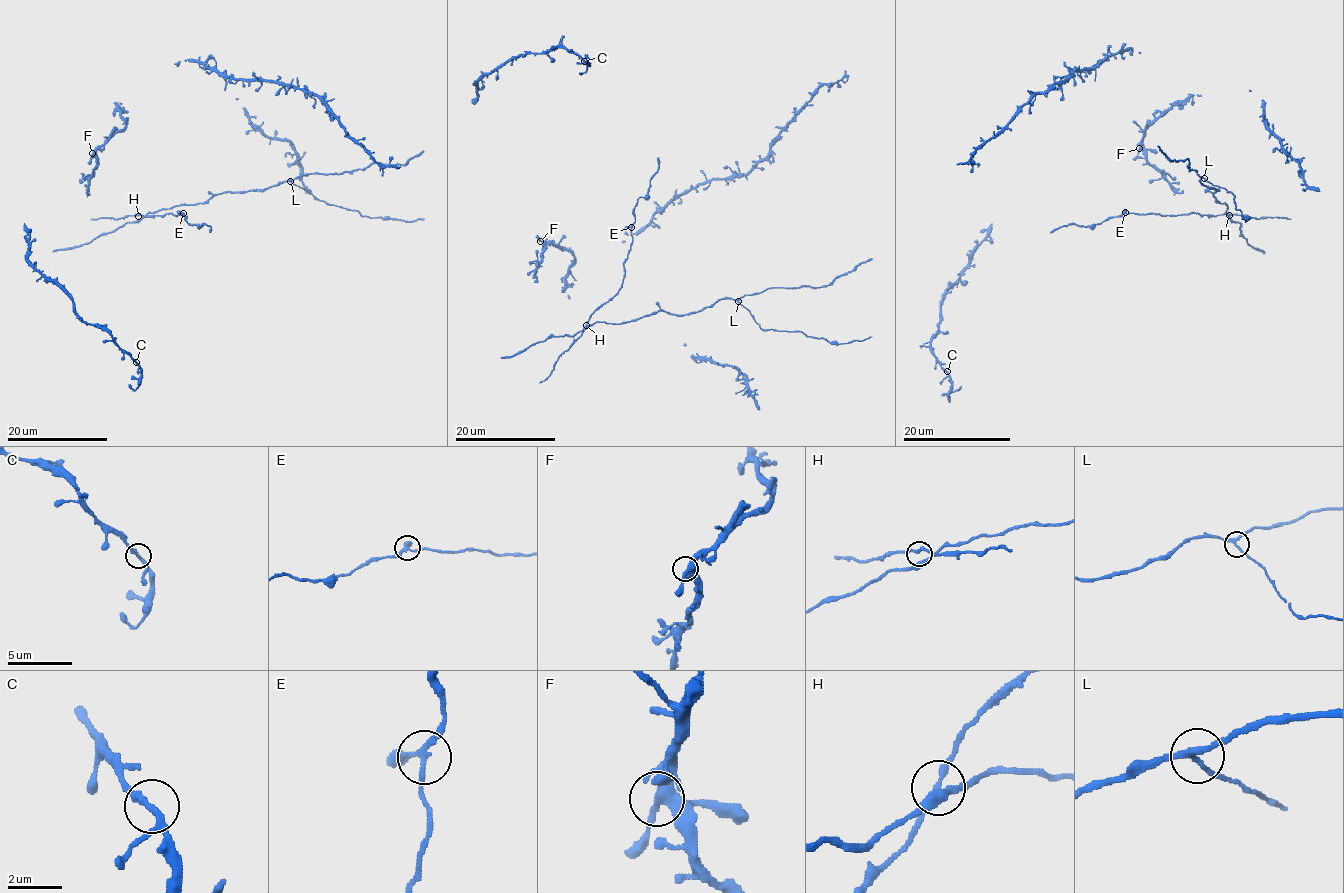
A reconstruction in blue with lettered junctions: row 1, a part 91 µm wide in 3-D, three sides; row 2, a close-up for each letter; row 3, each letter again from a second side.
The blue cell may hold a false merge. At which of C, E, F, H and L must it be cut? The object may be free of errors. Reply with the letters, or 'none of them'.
none of them

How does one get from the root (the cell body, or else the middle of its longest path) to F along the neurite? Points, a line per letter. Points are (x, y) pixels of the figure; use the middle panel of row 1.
F: (540, 261), (544, 251), (544, 243), (540, 241)

